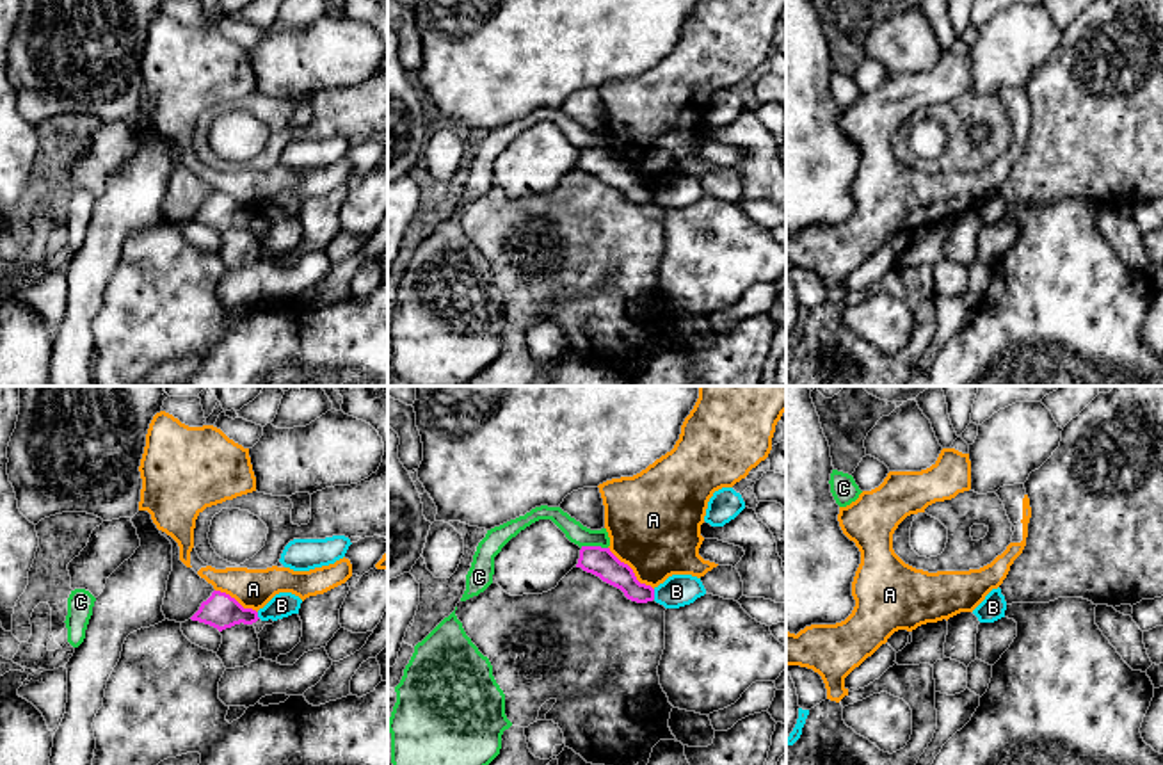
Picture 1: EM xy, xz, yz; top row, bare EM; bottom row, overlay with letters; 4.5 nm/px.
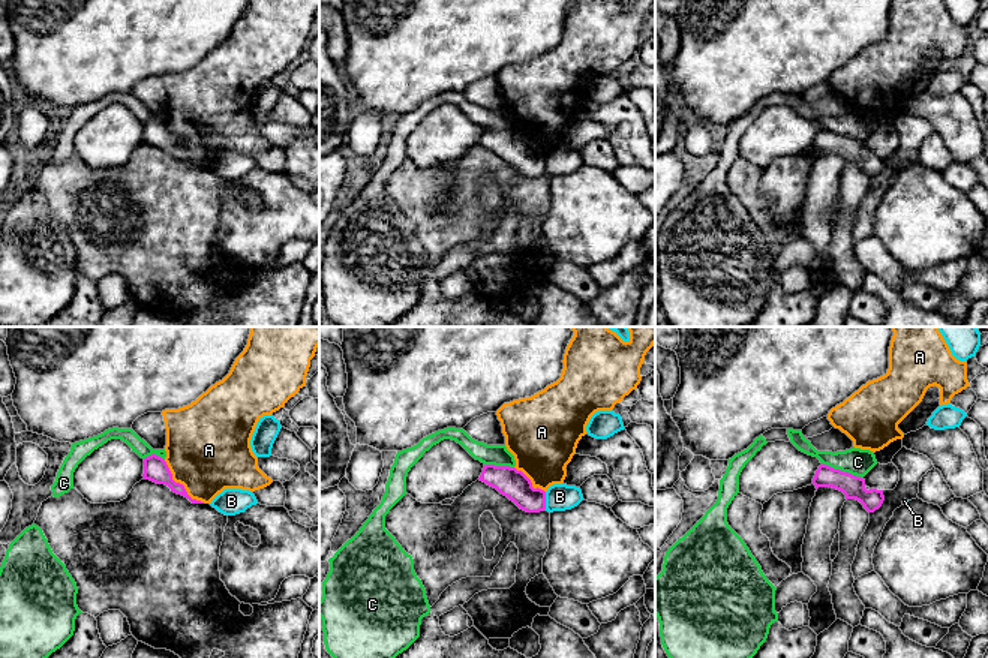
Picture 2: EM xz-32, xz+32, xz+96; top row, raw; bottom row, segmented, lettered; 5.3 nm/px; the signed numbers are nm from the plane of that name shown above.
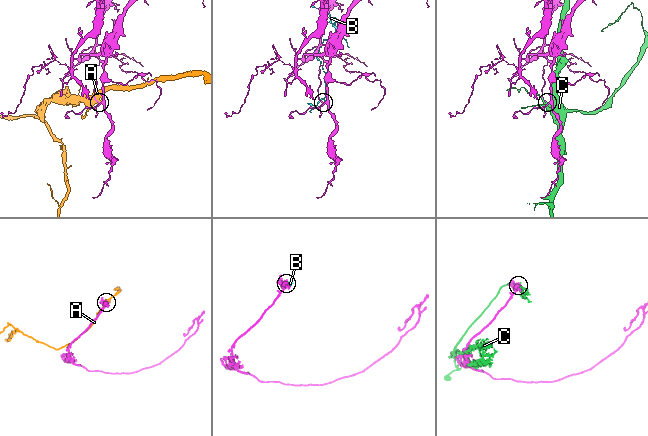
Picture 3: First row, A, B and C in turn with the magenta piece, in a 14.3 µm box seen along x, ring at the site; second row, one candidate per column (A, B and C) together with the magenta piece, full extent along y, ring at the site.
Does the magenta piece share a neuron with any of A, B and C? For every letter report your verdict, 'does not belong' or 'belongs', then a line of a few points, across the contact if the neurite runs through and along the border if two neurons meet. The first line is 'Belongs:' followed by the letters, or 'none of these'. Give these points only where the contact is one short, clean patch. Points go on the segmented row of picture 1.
Belongs: none of these
A: does not belong
B: does not belong | xz (653, 589), (655, 598)
C: does not belong

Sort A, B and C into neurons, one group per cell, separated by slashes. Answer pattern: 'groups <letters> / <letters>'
groups A / B / C

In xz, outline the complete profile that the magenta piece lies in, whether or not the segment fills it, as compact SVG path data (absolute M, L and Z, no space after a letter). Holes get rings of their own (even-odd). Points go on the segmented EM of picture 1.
M582 546L576 568L599 576L603 582L621 589L624 596L637 603L654 600L654 589L640 584L633 569L621 562L610 548Z

